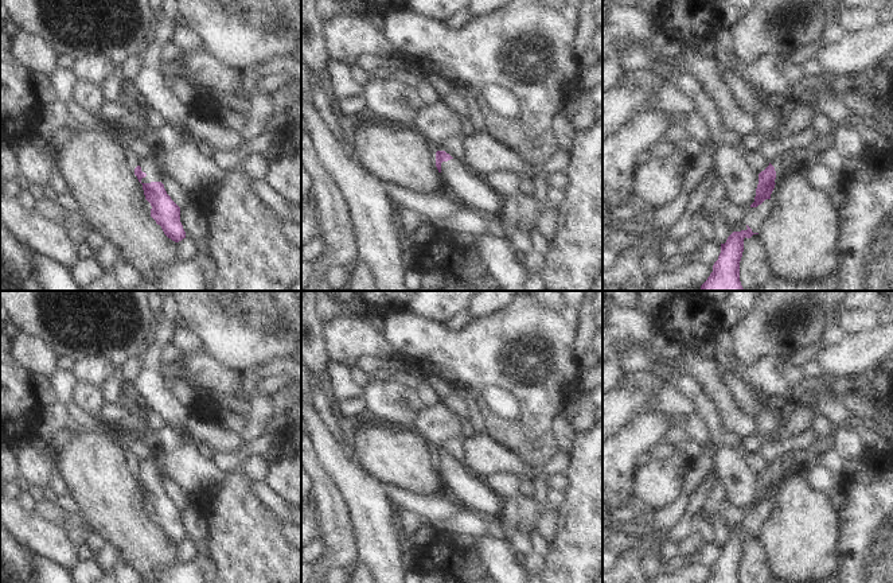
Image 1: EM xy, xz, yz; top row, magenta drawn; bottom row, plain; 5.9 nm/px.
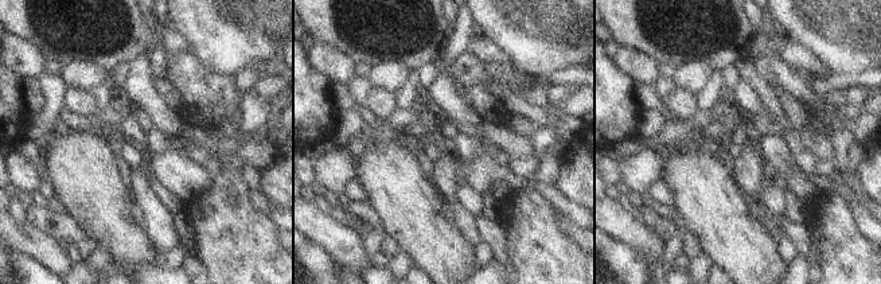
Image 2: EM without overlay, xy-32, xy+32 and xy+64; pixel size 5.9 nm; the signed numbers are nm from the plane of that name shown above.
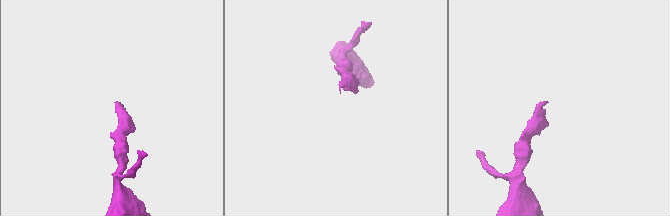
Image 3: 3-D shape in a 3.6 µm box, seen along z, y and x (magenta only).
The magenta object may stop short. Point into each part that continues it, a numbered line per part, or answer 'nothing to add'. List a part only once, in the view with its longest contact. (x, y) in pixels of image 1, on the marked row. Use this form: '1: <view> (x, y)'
1: xy (149, 164)

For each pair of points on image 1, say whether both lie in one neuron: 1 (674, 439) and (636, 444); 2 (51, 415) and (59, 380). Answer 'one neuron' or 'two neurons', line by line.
1: two neurons
2: one neuron

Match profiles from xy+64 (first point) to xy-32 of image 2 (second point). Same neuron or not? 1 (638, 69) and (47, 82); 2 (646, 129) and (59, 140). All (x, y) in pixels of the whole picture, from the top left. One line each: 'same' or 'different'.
1: different
2: different

